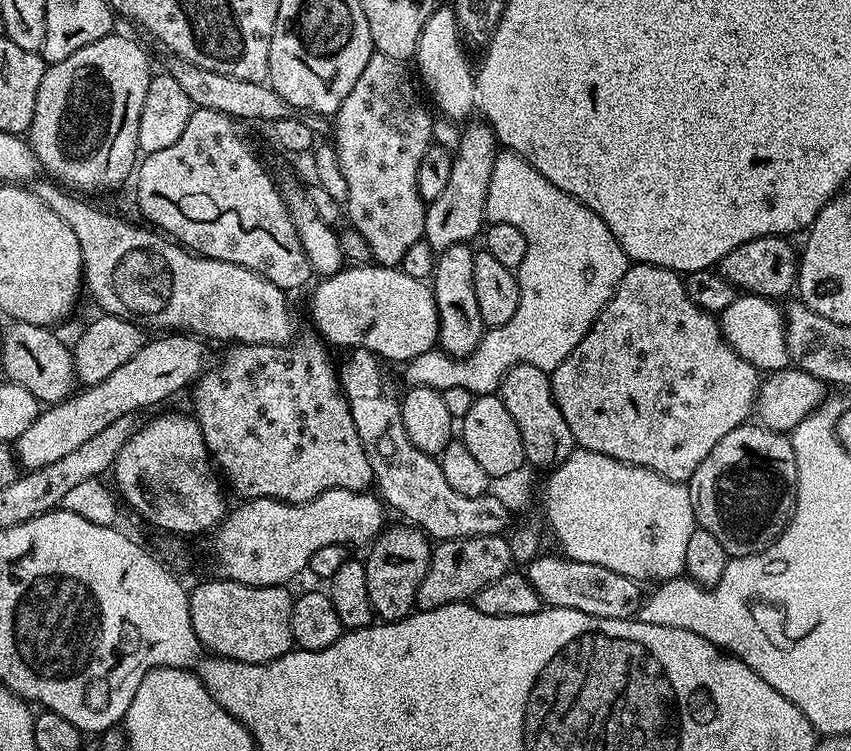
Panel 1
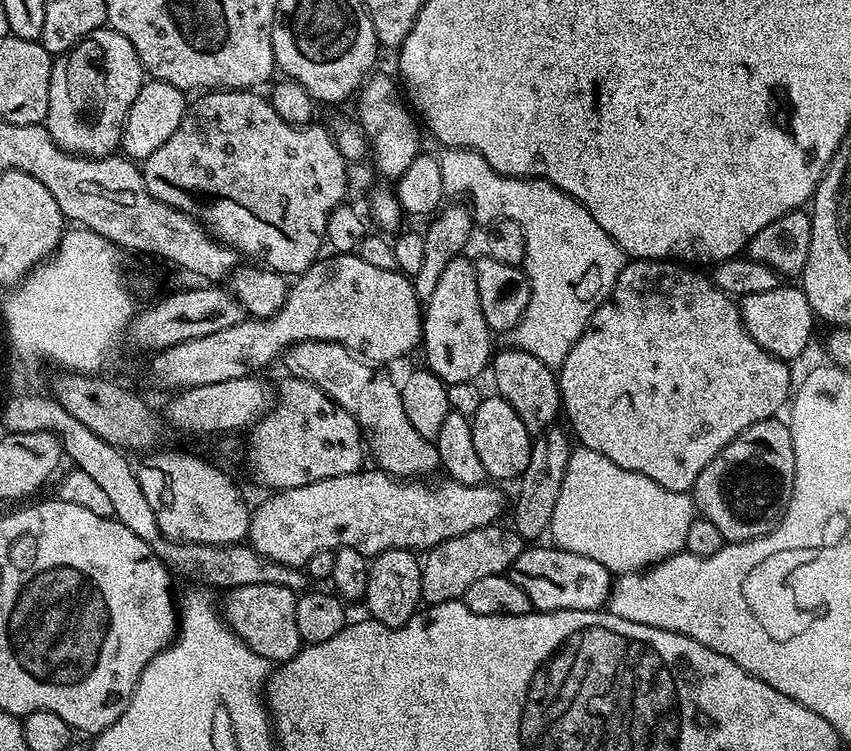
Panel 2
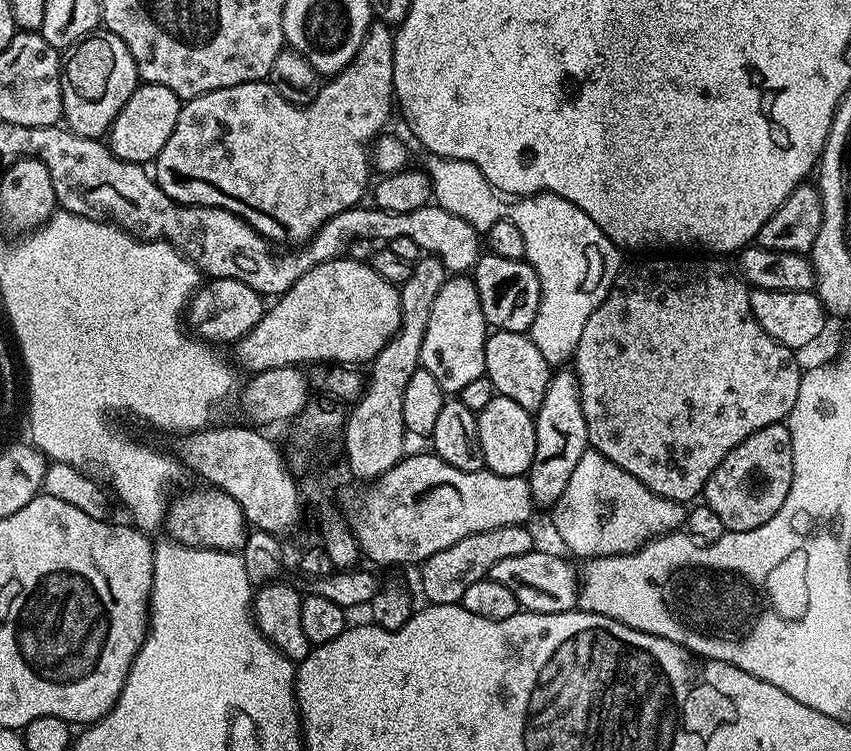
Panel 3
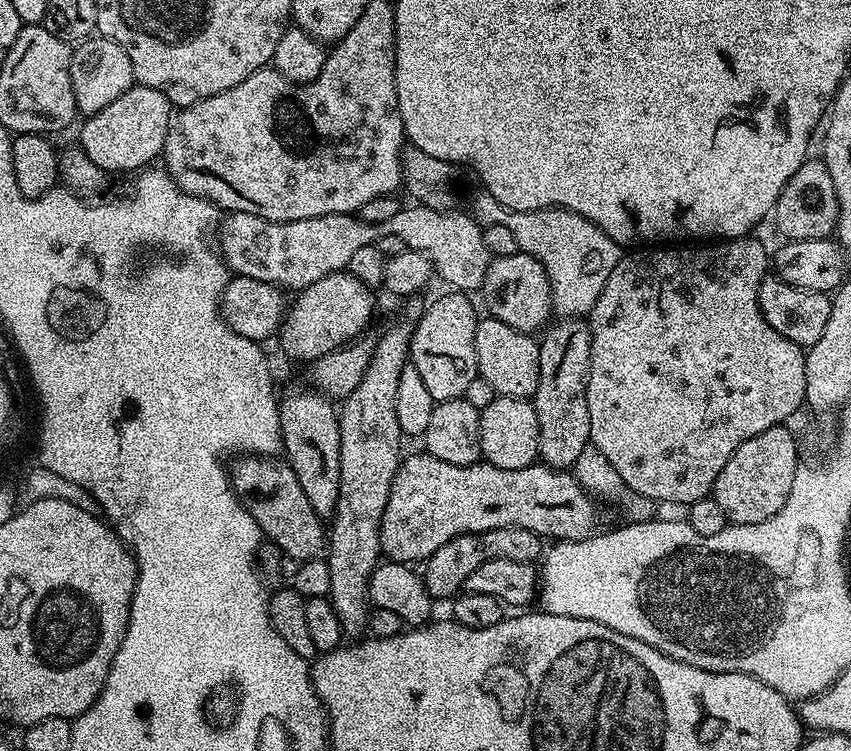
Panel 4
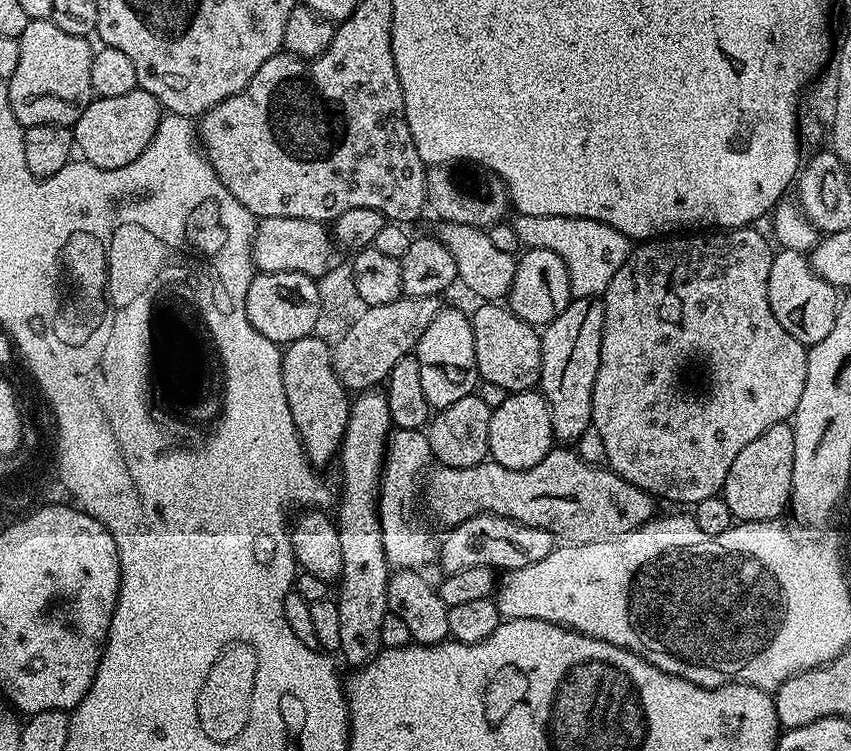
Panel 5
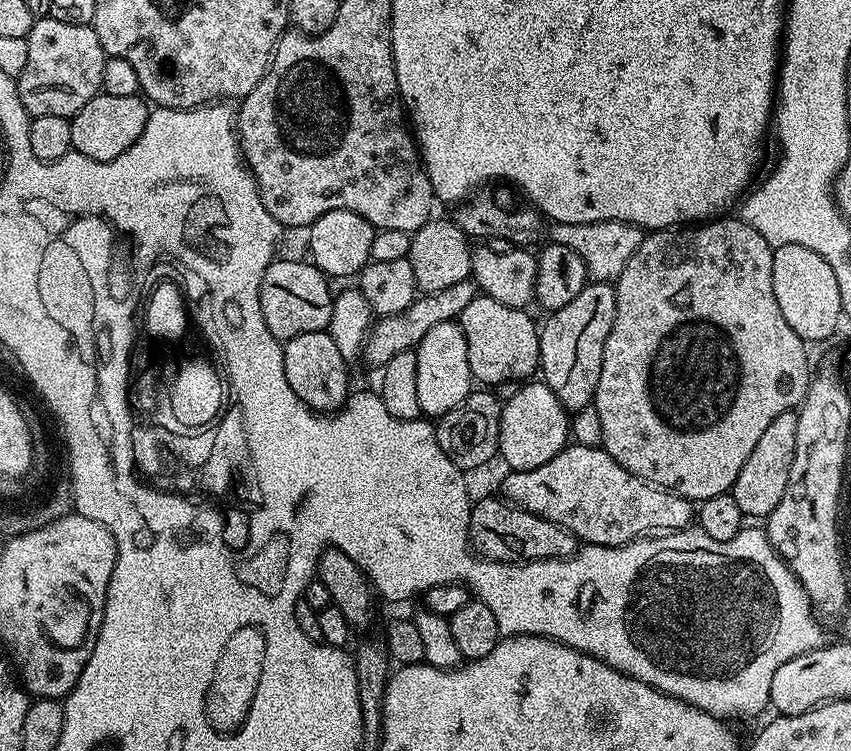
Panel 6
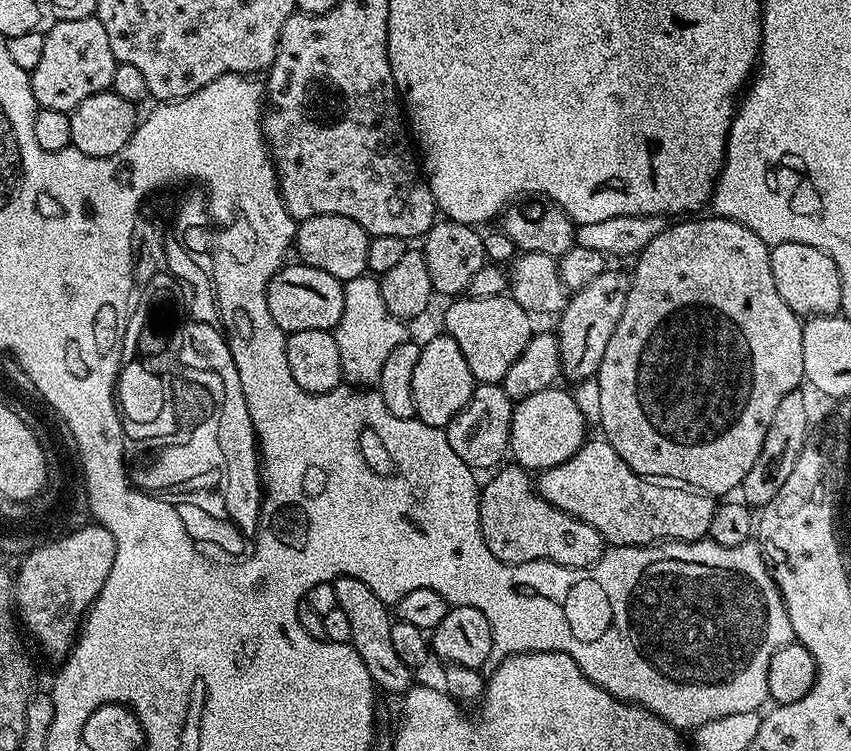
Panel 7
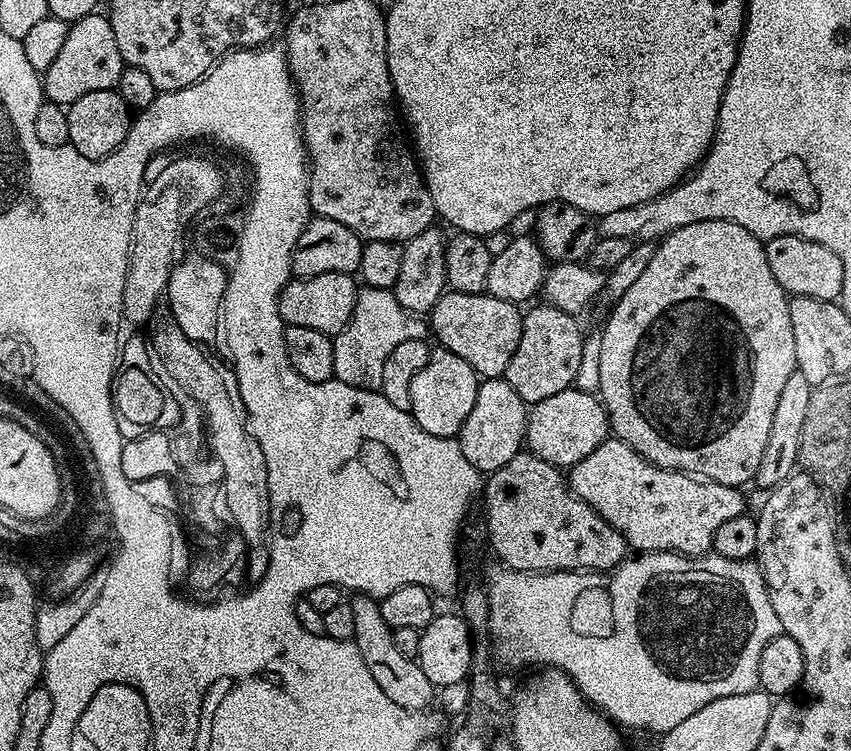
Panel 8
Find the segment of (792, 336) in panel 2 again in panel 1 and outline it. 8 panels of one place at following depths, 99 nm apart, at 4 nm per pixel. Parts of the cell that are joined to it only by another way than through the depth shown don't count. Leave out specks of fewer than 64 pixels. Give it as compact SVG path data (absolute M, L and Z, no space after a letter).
M737 294L726 310L718 313L720 332L736 353L750 362L761 374L780 372L789 367L790 357L786 346L784 313L775 299L751 294Z

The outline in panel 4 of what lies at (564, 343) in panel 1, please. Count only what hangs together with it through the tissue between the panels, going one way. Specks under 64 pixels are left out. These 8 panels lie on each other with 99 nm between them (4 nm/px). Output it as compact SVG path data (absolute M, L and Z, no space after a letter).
M477 191L474 216L481 225L501 224L514 233L521 252L542 262L550 278L552 307L560 318L584 318L591 312L610 270L620 261L621 245L615 244L597 224L591 224L576 212L565 208L543 208L533 212L519 212L502 206L489 192Z

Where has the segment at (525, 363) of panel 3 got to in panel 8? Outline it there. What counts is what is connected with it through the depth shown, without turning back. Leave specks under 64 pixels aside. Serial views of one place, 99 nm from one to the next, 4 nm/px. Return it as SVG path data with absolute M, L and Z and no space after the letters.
M448 290L440 297L440 301L432 307L430 313L430 332L433 337L436 335L435 343L439 345L439 347L450 350L450 354L458 354L458 358L462 358L462 362L470 362L470 366L475 370L477 377L500 378L503 377L505 370L510 366L510 358L514 358L514 350L518 350L518 338L522 338L523 321L524 318L521 309L517 307L517 305L506 302L502 298L494 298L484 292L479 292L478 294L466 294L465 292L453 292Z

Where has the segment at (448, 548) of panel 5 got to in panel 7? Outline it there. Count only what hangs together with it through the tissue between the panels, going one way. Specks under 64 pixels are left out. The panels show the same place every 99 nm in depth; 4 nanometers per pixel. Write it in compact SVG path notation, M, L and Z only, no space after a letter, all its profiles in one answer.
M519 466L511 467L501 467L480 494L480 529L492 553L507 564L549 560L567 568L588 568L598 562L606 550L598 530L546 502L534 487L533 477Z

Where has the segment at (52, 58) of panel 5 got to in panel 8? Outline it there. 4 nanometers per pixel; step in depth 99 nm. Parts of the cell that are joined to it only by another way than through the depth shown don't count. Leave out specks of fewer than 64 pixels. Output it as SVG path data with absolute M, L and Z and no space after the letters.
M107 15L87 16L69 27L62 50L42 74L45 97L51 103L67 106L82 98L82 94L94 94L94 90L113 90L125 67Z

